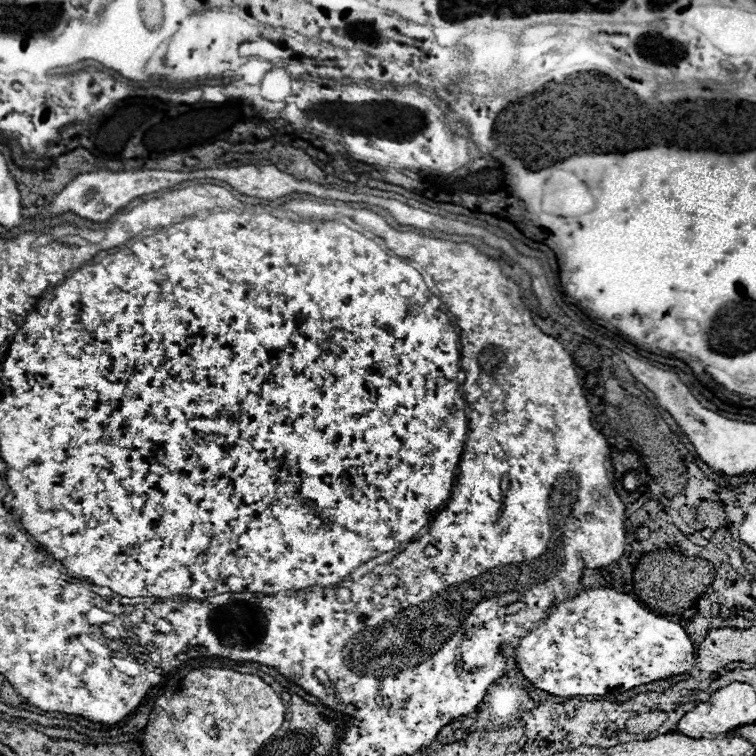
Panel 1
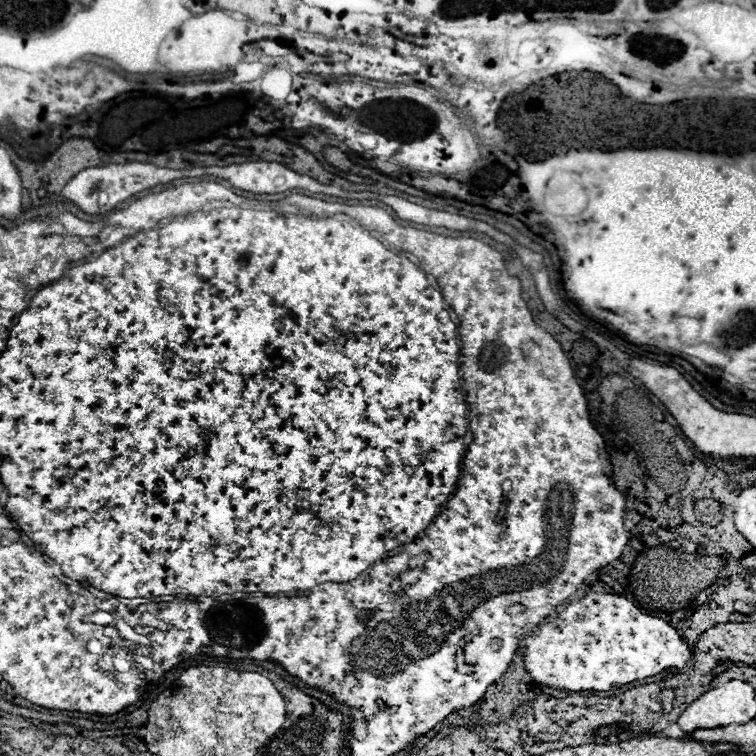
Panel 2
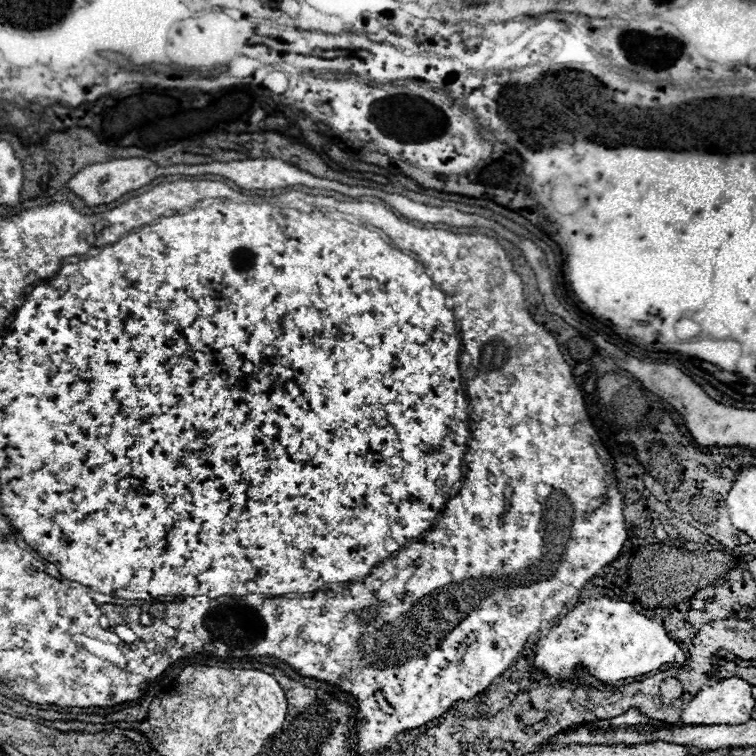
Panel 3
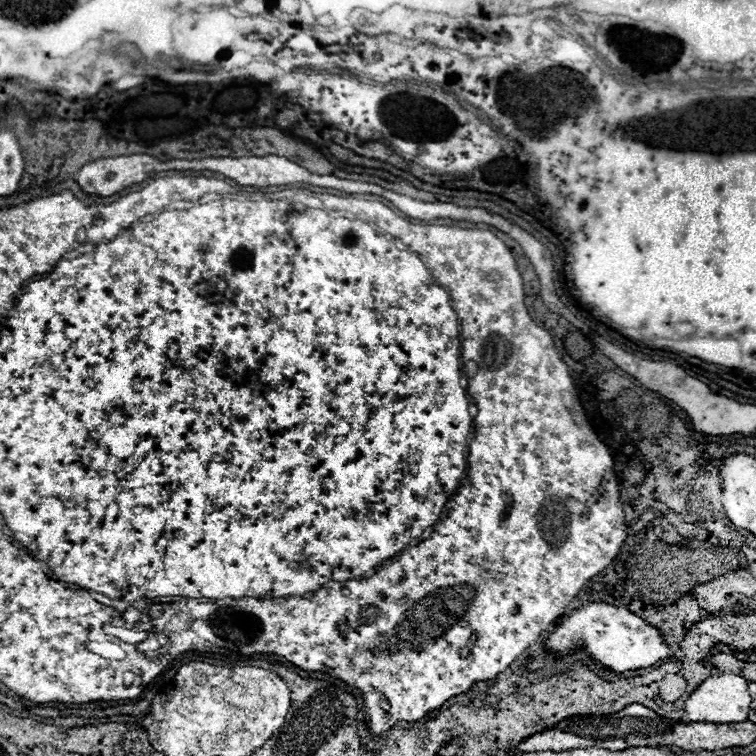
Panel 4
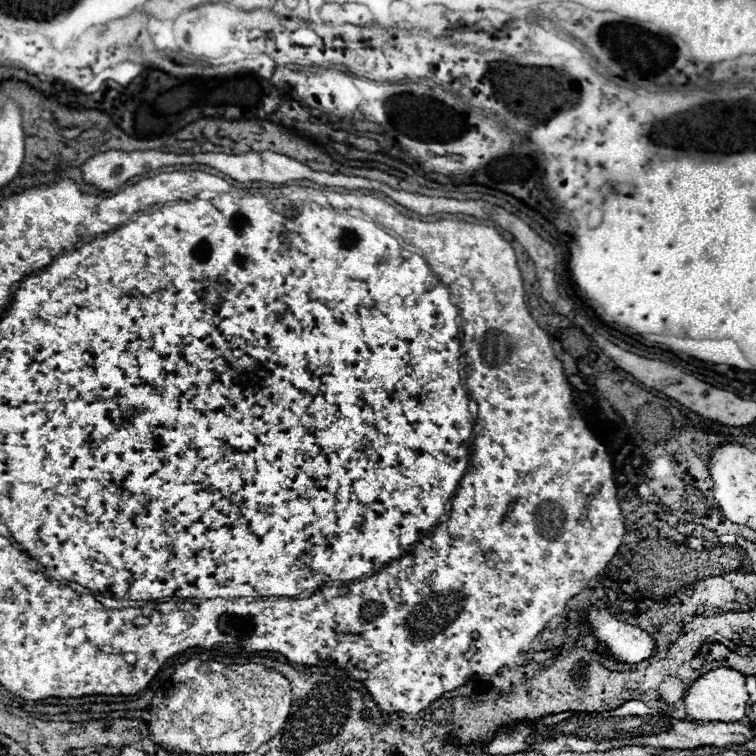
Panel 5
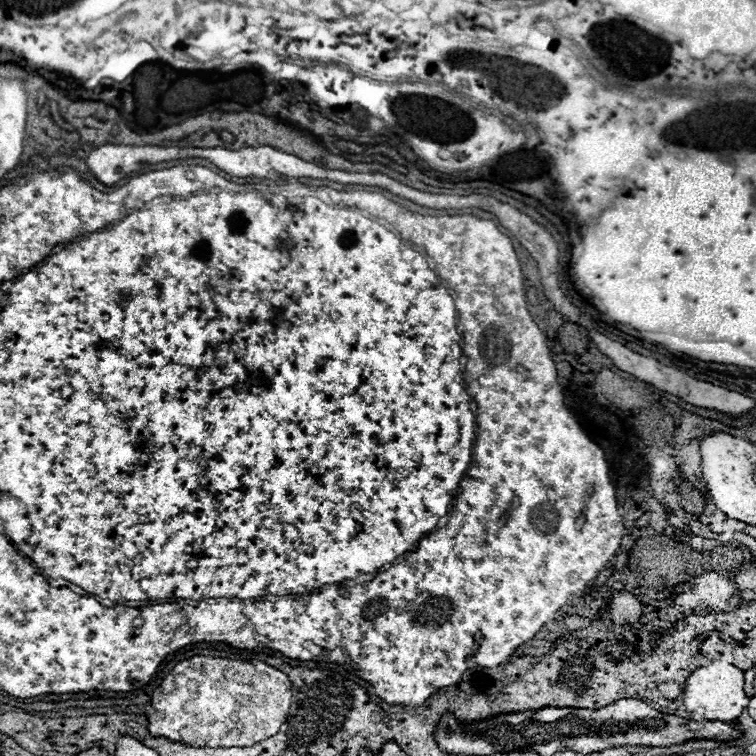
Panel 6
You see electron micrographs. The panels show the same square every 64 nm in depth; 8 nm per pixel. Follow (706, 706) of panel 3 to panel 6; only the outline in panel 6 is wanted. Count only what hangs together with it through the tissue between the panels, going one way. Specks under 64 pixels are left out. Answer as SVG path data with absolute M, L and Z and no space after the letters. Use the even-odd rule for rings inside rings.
M712 662L708 666L692 672L684 684L684 708L698 714L704 720L736 720L748 706L748 696L744 692L744 672L730 662Z

